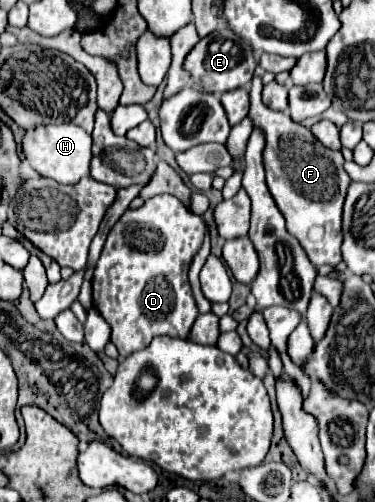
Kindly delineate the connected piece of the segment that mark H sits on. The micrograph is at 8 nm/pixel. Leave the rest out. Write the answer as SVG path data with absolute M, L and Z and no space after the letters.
M46 124L26 130L22 138L22 154L32 164L32 168L46 178L52 178L60 184L74 184L80 178L90 174L90 152L92 138L88 132L74 124Z

